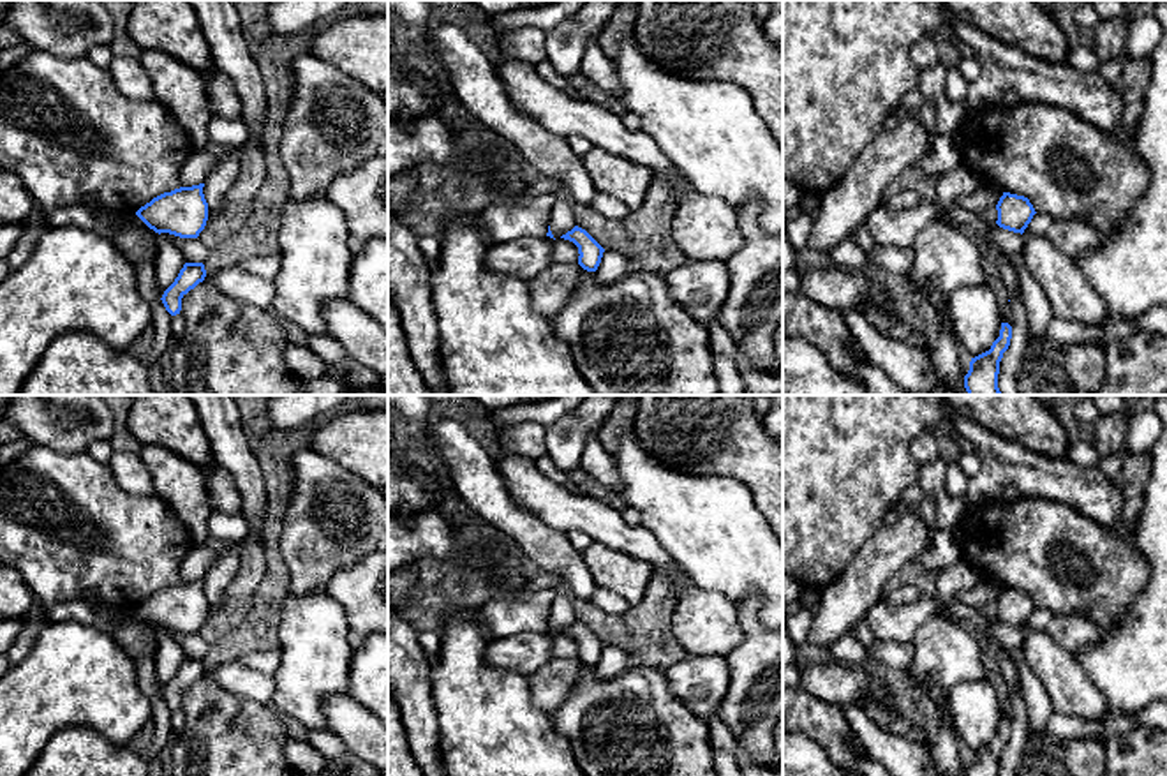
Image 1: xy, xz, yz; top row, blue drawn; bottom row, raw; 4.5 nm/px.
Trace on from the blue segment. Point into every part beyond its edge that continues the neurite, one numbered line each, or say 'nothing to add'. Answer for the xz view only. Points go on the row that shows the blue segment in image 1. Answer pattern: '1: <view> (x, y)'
nothing to add

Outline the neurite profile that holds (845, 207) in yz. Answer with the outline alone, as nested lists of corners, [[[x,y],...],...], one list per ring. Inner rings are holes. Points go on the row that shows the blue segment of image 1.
[[[911,116],[880,132],[857,157],[844,176],[825,194],[811,228],[807,250],[830,252],[864,228],[867,215],[881,205],[883,190],[929,153],[933,136]]]

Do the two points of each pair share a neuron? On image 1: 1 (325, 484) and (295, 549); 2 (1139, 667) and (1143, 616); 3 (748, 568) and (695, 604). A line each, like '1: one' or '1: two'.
1: one
2: one
3: two

